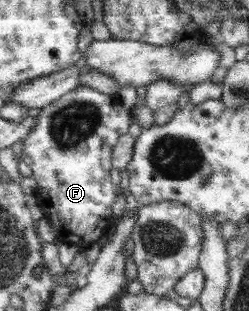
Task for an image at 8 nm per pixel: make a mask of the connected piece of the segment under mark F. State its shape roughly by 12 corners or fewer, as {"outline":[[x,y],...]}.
{"outline":[[81,85],[40,110],[22,161],[57,241],[110,235],[118,95]]}

